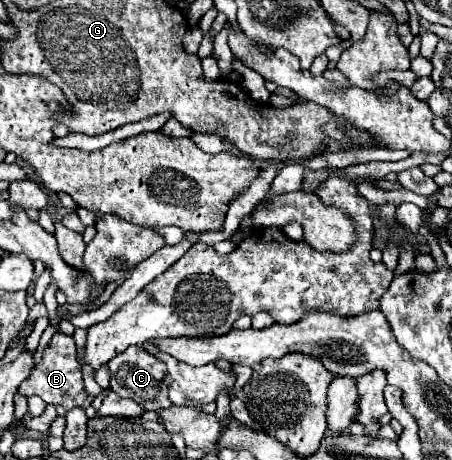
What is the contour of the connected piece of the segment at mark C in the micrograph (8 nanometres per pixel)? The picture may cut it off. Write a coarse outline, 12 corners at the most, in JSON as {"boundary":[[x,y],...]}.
{"boundary":[[132,345],[110,367],[110,389],[146,411],[168,409],[166,365]]}

